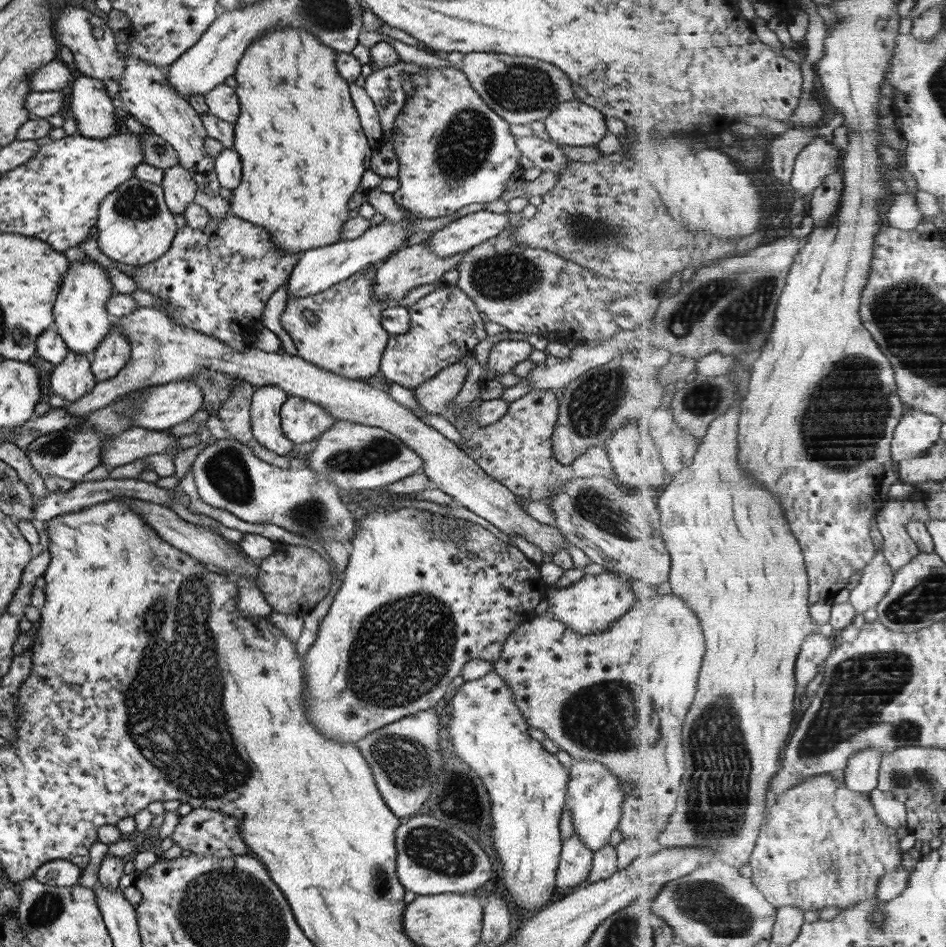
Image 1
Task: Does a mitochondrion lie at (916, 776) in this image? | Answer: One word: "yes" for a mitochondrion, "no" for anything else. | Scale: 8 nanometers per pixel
yes

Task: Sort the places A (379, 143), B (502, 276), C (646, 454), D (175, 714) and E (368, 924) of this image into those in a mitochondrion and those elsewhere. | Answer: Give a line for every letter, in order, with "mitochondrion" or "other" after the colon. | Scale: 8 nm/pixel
A: other
B: mitochondrion
C: other
D: mitochondrion
E: other

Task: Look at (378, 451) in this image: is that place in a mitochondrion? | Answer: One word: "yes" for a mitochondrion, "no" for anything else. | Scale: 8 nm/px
yes

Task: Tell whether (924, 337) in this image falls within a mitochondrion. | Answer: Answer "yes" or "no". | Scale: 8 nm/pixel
yes

